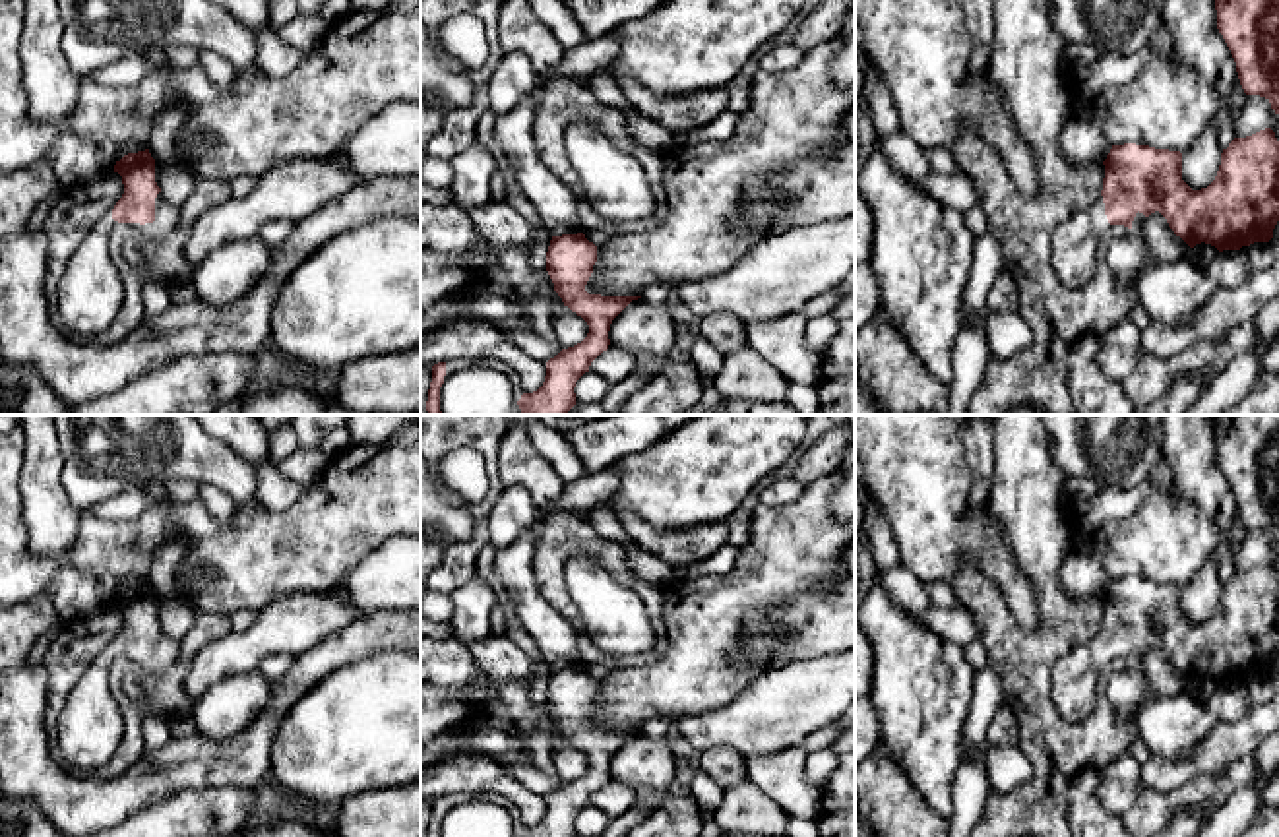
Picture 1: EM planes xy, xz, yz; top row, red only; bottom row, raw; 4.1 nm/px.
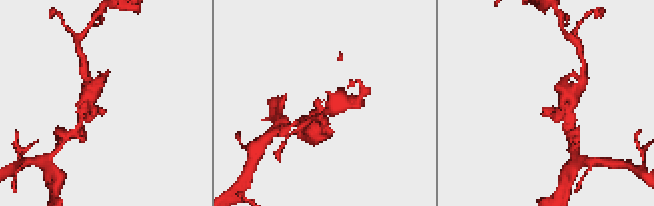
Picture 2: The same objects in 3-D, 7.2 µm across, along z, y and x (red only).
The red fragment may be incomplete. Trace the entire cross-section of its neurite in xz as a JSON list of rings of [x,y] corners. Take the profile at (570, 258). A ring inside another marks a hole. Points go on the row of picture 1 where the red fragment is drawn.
[[[583,232],[552,236],[546,252],[546,271],[554,283],[554,291],[562,298],[564,306],[581,316],[587,326],[587,337],[568,349],[562,349],[554,358],[546,362],[546,376],[543,386],[533,393],[523,393],[517,401],[523,415],[566,415],[576,405],[576,382],[589,372],[591,362],[608,349],[612,320],[632,302],[641,296],[601,296],[589,294],[585,285],[593,273],[597,262],[597,246],[585,238]]]

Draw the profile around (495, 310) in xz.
[[[477,294],[469,310],[498,327],[510,341],[543,364],[562,351],[554,343],[543,339],[531,326],[523,324],[517,312],[494,294]]]

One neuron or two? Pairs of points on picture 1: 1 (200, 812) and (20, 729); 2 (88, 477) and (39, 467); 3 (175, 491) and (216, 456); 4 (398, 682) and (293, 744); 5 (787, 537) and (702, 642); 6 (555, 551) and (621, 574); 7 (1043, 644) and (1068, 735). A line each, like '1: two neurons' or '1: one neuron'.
1: two neurons
2: two neurons
3: two neurons
4: one neuron
5: one neuron
6: one neuron
7: one neuron

